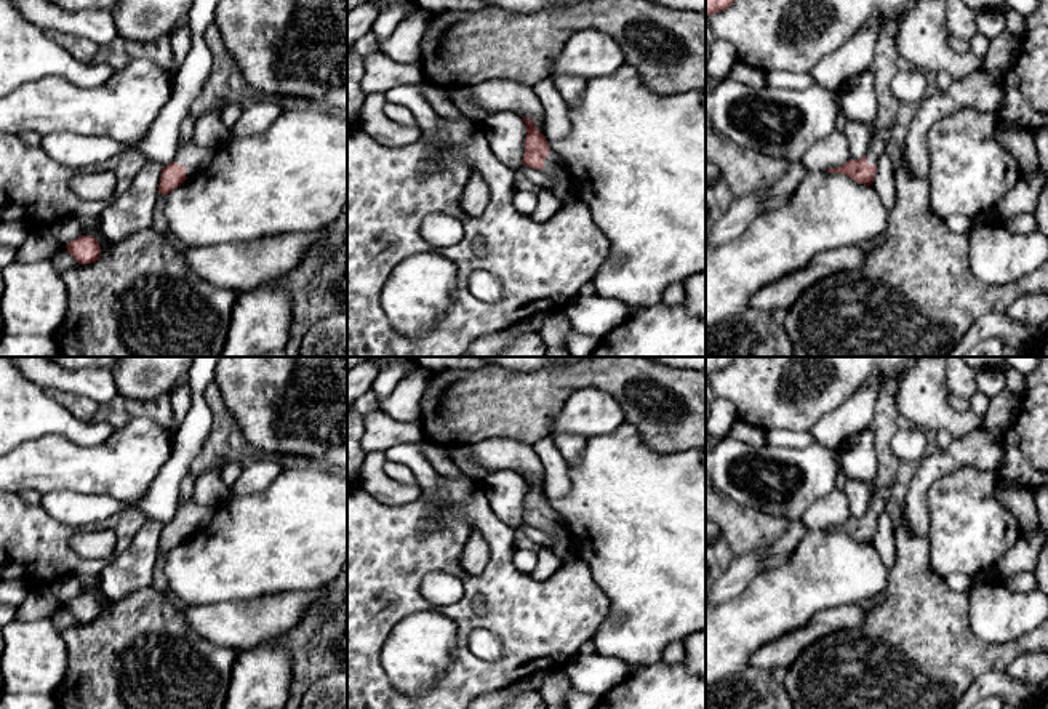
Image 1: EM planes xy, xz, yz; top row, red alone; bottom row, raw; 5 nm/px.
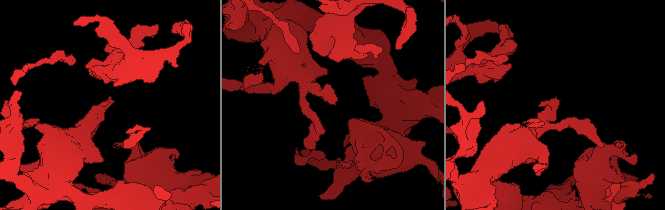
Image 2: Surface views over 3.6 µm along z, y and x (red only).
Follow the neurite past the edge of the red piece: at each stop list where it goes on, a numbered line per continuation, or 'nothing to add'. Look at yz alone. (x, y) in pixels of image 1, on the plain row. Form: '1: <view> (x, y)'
1: yz (872, 512)

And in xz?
1: xz (565, 548)

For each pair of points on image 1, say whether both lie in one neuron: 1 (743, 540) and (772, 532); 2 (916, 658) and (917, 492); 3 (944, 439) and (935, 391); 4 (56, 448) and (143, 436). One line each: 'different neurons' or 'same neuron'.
1: same neuron
2: same neuron
3: different neurons
4: same neuron

